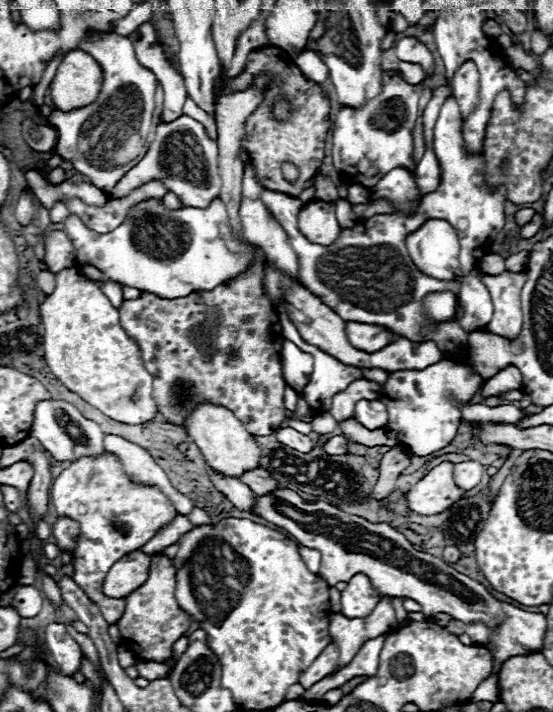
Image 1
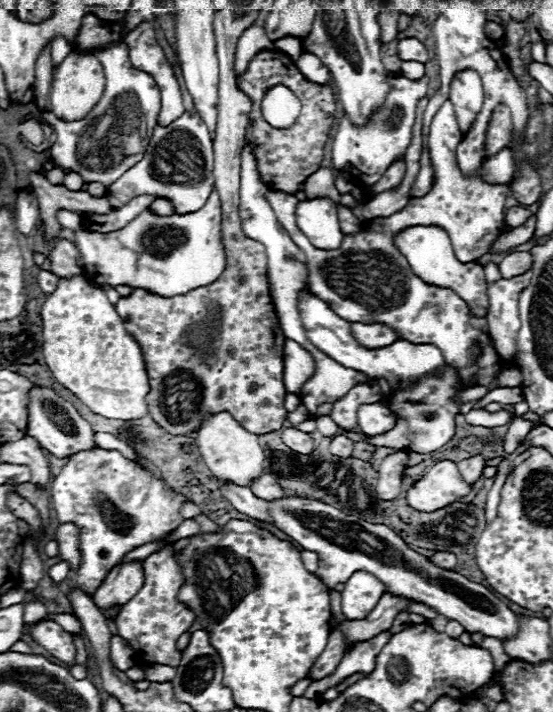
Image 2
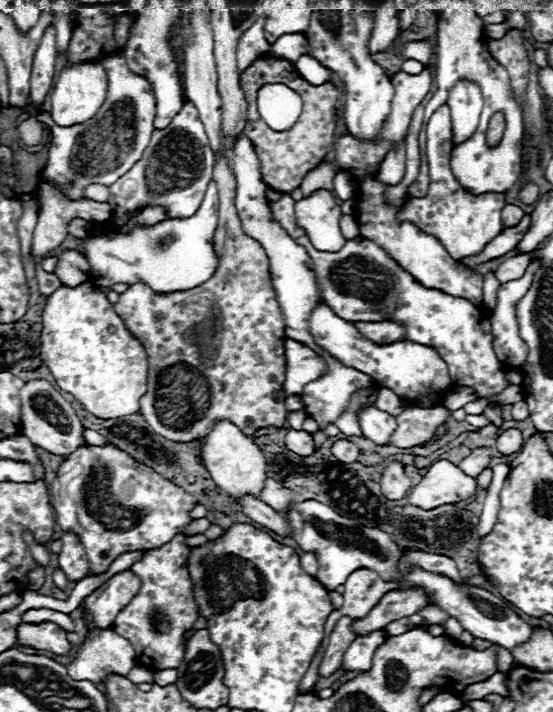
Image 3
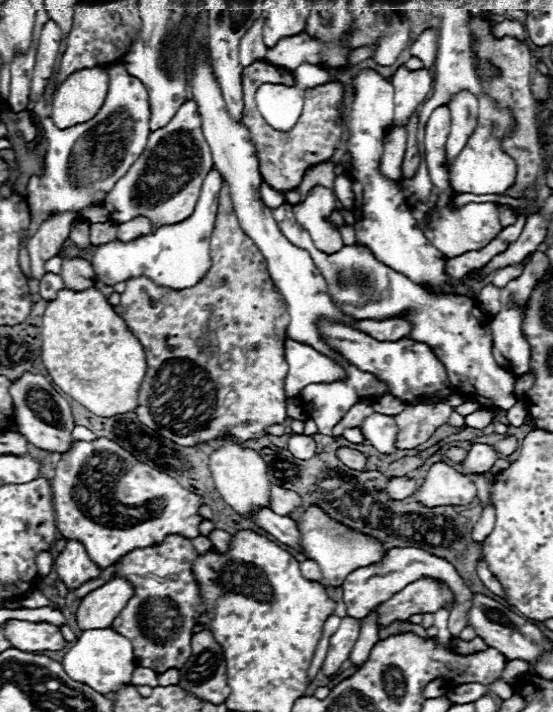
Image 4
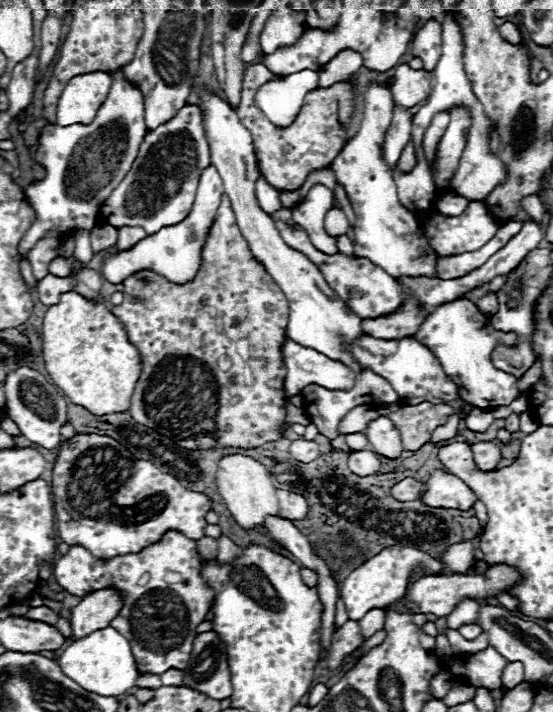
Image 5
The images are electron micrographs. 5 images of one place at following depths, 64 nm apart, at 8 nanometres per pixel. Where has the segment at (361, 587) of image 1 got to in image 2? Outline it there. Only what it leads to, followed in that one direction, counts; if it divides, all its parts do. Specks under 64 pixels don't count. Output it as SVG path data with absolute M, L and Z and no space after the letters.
M354 572L342 590L342 614L348 620L360 620L370 614L378 604L380 596L386 592L386 586L368 572Z

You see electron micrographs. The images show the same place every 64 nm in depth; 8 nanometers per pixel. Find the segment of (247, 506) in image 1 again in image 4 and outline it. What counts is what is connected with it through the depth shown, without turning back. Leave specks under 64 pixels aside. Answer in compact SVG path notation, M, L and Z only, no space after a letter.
M264 508L256 518L254 522L264 528L268 534L272 534L278 542L294 548L296 552L304 554L302 546L300 546L300 532L298 532L298 526L292 518L288 516L278 516L274 514L270 508Z

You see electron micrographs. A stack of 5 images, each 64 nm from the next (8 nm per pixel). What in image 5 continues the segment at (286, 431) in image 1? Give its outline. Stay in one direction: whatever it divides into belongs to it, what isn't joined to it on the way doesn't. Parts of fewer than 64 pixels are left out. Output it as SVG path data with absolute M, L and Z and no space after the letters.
M294 440L290 444L290 452L292 452L292 458L298 462L310 462L320 456L318 444L314 440Z

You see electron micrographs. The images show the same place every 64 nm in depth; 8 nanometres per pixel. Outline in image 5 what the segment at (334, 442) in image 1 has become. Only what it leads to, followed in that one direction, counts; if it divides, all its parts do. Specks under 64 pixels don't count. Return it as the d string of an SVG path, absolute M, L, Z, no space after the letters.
M372 450L350 452L348 454L348 468L358 476L374 476L374 474L378 474L380 460Z

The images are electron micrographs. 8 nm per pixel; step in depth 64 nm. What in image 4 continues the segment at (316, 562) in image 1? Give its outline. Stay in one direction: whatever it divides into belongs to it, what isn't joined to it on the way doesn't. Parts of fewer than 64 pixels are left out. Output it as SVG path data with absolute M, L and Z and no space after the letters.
M306 558L304 562L300 562L300 570L302 570L302 576L310 582L320 582L322 580L322 572L318 568L318 564L310 558Z

